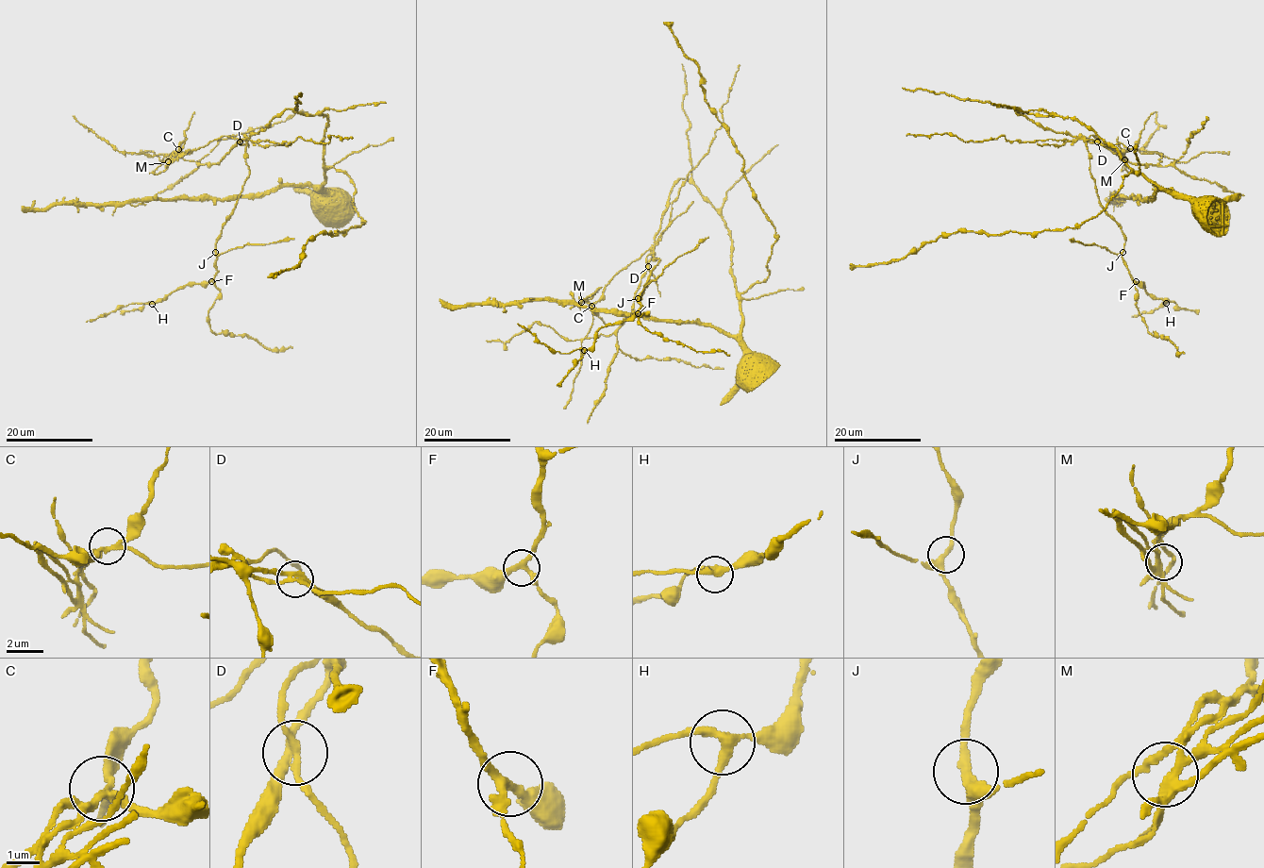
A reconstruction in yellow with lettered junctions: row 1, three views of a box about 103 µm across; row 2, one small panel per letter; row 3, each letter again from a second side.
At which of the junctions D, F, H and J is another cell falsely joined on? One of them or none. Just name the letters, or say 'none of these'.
D

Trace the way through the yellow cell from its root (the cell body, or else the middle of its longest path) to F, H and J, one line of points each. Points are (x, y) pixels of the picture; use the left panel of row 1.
F: (327, 201), (344, 211), (322, 186), (328, 119), (286, 108), (248, 139), (249, 176), (217, 240), (211, 281)
H: (327, 201), (344, 211), (322, 186), (328, 119), (286, 108), (248, 139), (214, 277), (152, 304)
J: (327, 201), (344, 211), (322, 186), (328, 119), (286, 108), (248, 139), (249, 176), (215, 252)

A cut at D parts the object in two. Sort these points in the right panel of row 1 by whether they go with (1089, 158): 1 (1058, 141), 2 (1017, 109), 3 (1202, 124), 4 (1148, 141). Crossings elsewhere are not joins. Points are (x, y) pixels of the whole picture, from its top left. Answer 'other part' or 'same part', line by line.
1: other part
2: same part
3: same part
4: same part

